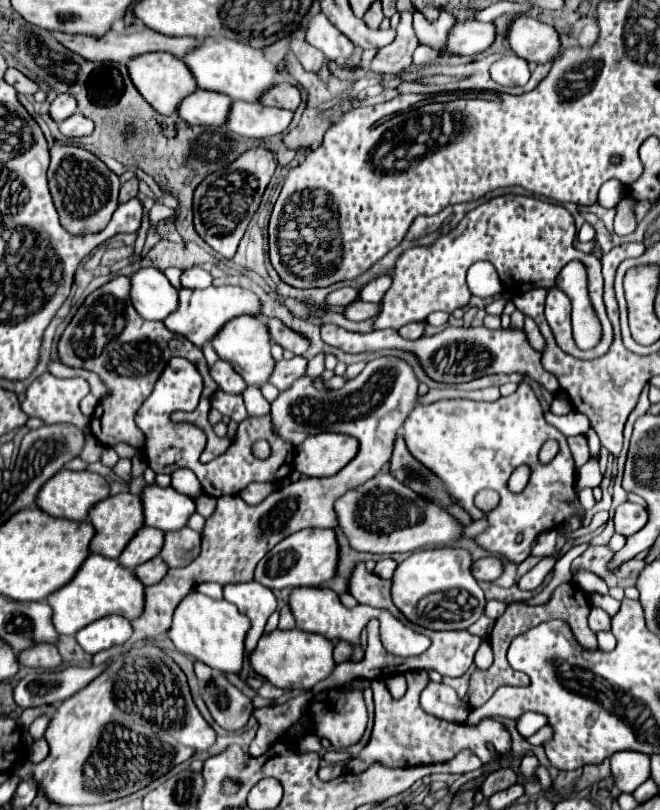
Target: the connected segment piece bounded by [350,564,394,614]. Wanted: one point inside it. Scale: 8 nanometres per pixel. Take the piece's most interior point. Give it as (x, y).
(367, 588)

